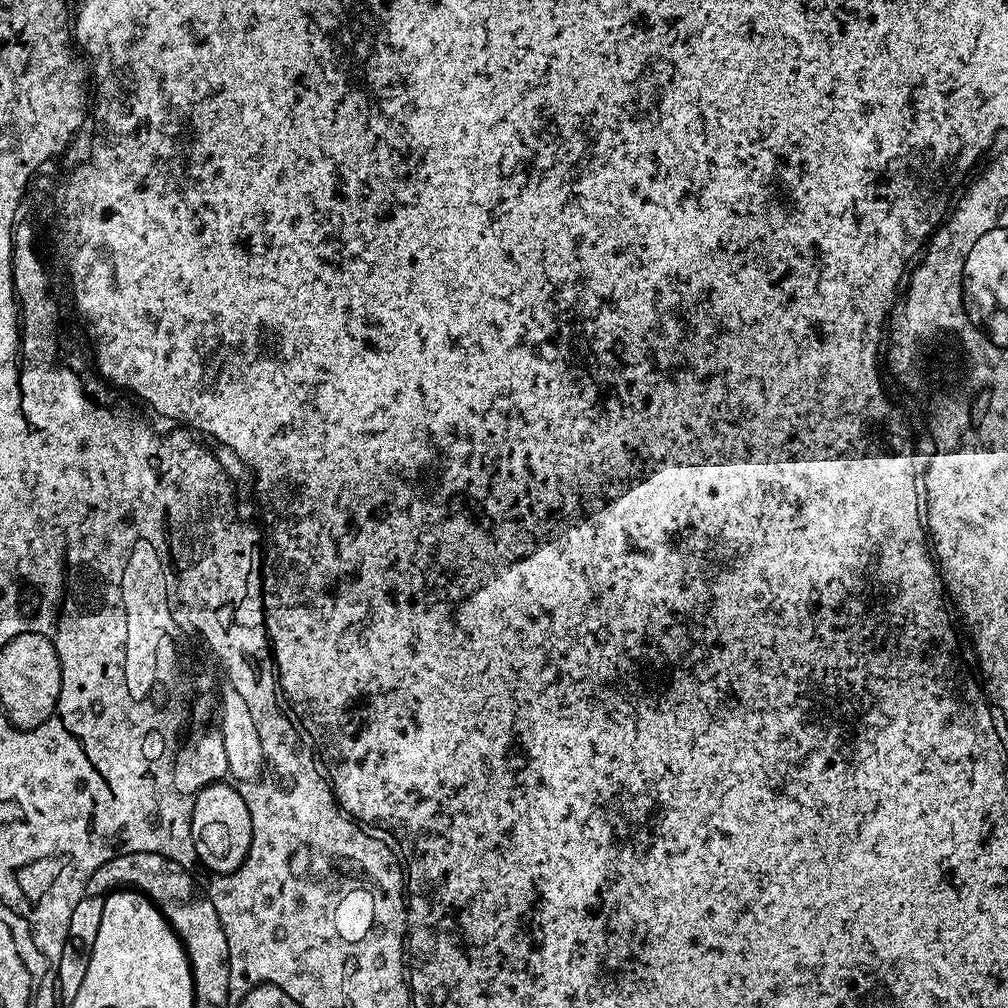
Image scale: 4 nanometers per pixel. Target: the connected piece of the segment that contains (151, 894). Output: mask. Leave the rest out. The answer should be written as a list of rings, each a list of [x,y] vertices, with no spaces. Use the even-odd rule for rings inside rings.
[[[135,852],[135,854],[133,855],[133,857],[124,858],[121,854],[115,854],[115,855],[111,856],[111,858],[109,858],[108,860],[101,860],[100,861],[100,865],[98,866],[98,870],[94,870],[94,874],[90,874],[90,878],[85,882],[85,884],[84,884],[84,891],[85,891],[85,893],[87,893],[87,895],[90,895],[90,896],[98,896],[98,895],[107,893],[109,890],[119,889],[121,886],[131,886],[133,889],[136,889],[136,890],[139,890],[139,891],[143,892],[144,895],[148,897],[148,899],[153,900],[154,903],[156,903],[156,907],[159,908],[160,913],[162,915],[164,915],[165,918],[167,918],[169,924],[172,925],[172,929],[174,929],[178,933],[178,935],[180,936],[180,940],[184,944],[184,949],[186,951],[188,951],[188,962],[192,966],[192,984],[200,984],[200,992],[228,992],[229,982],[232,979],[232,976],[231,976],[231,972],[232,972],[231,971],[231,961],[229,960],[229,956],[230,956],[230,932],[229,932],[229,929],[226,927],[226,924],[225,924],[225,928],[224,928],[223,922],[220,921],[220,912],[221,912],[221,909],[219,907],[217,907],[216,904],[210,903],[209,899],[205,898],[204,893],[200,891],[199,883],[193,883],[192,881],[190,881],[188,879],[188,875],[185,875],[185,872],[181,871],[181,868],[177,867],[177,864],[174,864],[174,863],[169,862],[168,859],[161,858],[159,854],[148,854],[147,852]],[[184,890],[186,890],[186,896],[190,896],[190,902],[182,902],[182,908],[180,908],[180,902],[176,902],[176,900],[186,900],[186,896],[184,896]],[[168,902],[174,902],[174,908],[176,908],[176,921],[174,921],[174,910],[172,910],[172,906],[170,906],[170,904],[168,904]],[[163,904],[168,904],[168,906],[166,906],[166,908],[161,908],[161,906],[163,906]],[[200,914],[202,914],[202,916],[204,916],[204,914],[206,914],[206,920],[202,920],[202,922],[206,922],[206,930],[204,930],[204,936],[202,936],[202,940],[200,940],[200,942],[202,942],[202,946],[204,946],[204,950],[202,950],[202,948],[198,948],[198,946],[200,946],[200,944],[198,944],[198,938],[200,938],[200,932],[198,932],[198,934],[196,934],[196,932],[194,932],[194,934],[188,934],[188,932],[192,932],[192,930],[196,930],[196,926],[194,926],[194,924],[196,924],[196,920],[200,920]]]

